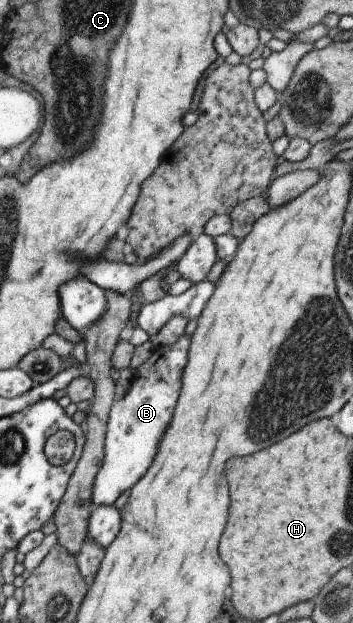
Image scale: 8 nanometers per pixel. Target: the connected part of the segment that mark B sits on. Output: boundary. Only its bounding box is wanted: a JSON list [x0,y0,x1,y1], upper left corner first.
[90,334,190,506]

